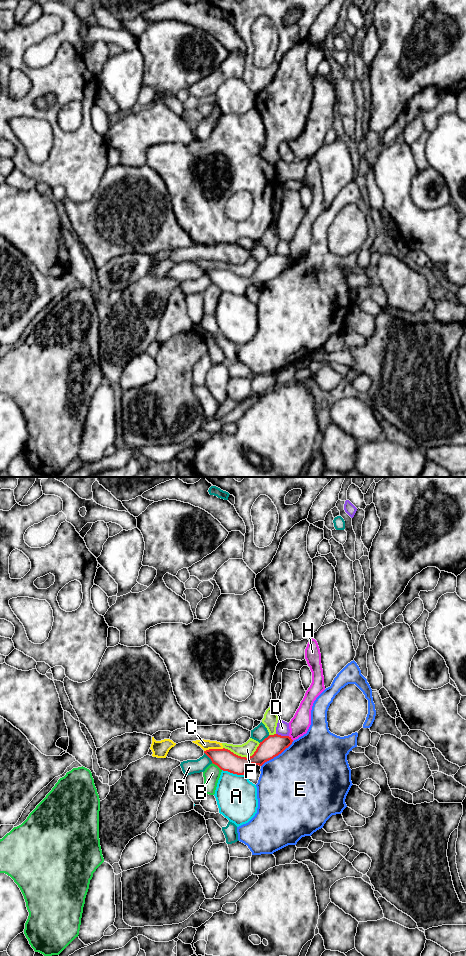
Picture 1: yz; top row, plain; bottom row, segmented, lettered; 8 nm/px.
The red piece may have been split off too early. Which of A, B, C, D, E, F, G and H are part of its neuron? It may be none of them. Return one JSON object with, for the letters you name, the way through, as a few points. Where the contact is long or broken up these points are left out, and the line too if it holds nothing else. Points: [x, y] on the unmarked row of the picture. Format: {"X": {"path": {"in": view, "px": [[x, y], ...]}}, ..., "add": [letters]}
{"add": []}

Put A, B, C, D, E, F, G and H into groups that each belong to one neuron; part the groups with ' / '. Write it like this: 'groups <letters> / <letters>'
groups A / B / C F / D / E / G / H

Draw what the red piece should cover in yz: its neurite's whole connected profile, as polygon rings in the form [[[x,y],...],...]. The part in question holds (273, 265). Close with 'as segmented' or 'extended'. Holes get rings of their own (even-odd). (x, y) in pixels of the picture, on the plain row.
[[[269,255],[260,262],[254,274],[247,278],[238,276],[225,268],[209,269],[204,273],[221,290],[237,295],[245,295],[250,285],[262,286],[265,282],[281,274],[292,262],[293,260],[289,256]]]; as segmented

